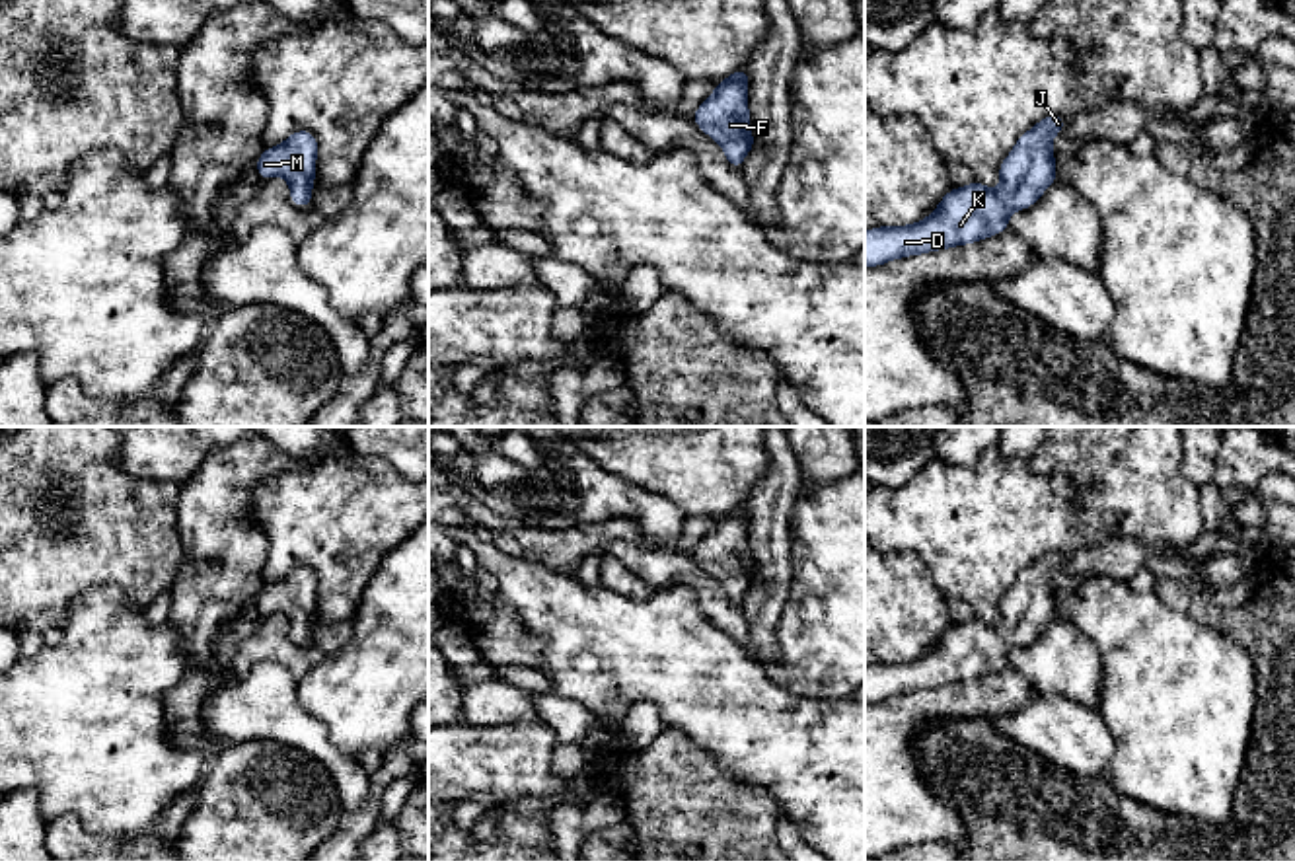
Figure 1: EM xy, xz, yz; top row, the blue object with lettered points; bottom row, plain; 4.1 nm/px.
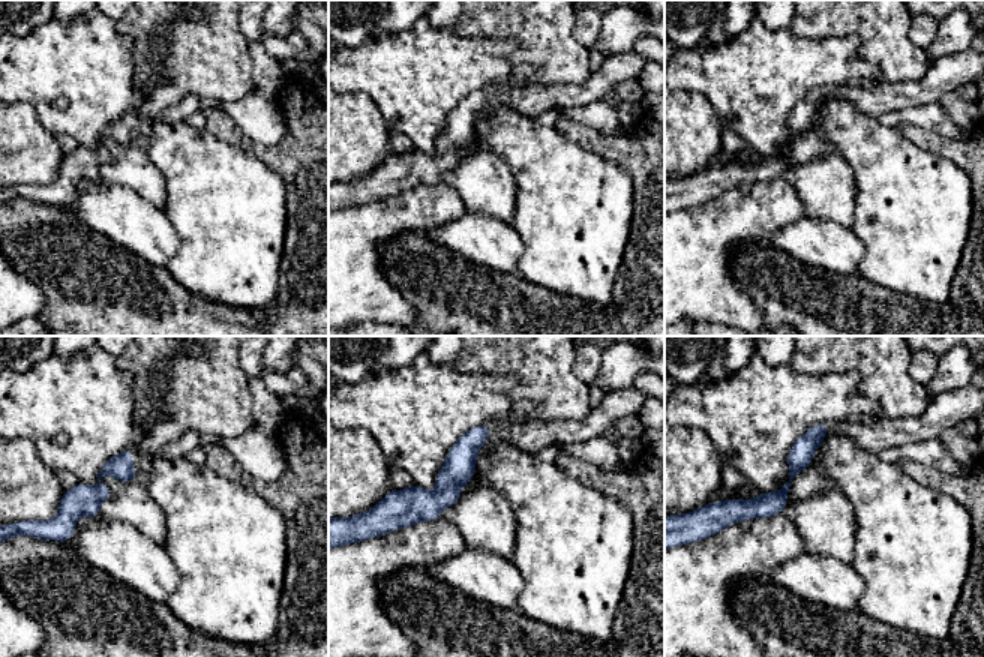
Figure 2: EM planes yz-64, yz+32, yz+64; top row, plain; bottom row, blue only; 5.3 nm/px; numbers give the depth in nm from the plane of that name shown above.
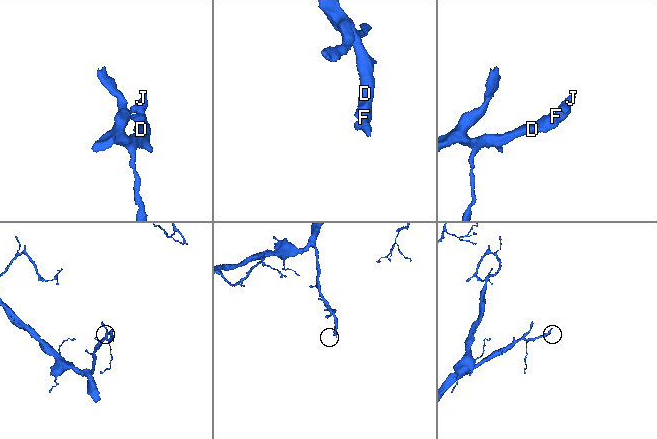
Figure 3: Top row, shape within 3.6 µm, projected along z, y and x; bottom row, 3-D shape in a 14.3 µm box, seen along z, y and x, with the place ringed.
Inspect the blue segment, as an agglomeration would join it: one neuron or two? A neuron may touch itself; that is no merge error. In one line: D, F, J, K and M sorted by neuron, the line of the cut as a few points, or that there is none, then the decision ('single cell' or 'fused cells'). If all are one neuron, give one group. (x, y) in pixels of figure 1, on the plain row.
D F J K M | no cut | single cell

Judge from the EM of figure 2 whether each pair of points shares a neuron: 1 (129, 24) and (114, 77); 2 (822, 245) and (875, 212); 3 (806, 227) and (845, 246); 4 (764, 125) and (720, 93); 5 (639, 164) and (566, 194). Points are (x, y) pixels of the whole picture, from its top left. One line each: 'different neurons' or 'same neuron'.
1: different neurons
2: different neurons
3: same neuron
4: same neuron
5: different neurons

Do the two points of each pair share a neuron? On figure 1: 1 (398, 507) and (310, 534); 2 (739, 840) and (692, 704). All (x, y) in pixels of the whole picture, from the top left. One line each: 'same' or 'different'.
1: same
2: different

